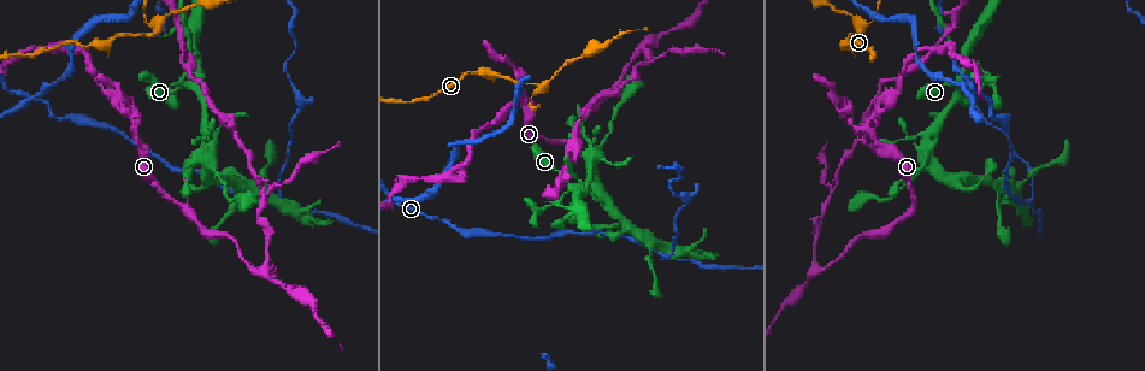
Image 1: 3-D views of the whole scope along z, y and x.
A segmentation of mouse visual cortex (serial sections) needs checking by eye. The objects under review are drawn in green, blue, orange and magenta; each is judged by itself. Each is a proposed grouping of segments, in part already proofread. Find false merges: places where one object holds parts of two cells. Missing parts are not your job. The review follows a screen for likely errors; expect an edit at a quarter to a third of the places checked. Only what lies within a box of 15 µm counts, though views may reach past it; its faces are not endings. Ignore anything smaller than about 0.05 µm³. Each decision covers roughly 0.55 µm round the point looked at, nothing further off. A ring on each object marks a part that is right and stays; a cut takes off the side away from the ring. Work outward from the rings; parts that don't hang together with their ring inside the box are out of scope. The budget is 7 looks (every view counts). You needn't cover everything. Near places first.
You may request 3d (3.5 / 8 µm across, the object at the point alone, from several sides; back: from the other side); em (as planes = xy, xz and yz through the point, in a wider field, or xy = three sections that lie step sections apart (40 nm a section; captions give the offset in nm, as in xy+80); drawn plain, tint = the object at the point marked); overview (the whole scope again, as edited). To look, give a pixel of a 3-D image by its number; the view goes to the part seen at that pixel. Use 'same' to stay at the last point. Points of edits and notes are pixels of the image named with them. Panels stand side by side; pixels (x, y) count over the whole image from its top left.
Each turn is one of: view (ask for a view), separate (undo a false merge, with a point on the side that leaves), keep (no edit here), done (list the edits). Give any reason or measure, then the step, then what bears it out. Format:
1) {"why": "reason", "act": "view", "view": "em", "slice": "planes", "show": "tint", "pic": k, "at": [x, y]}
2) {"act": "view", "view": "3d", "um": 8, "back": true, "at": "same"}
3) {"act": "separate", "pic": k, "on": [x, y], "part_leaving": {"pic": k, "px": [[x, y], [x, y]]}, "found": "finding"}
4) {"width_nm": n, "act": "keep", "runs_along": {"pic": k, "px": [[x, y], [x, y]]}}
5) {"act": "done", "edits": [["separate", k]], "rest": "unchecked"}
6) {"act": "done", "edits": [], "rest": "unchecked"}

{"why": "four arms meet", "act": "view", "view": "3d", "um": 8, "pic": 1, "at": [956, 88]}

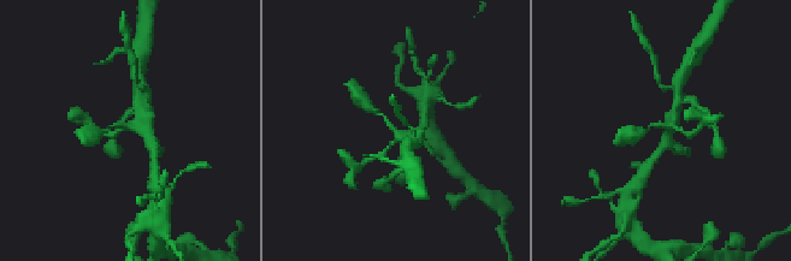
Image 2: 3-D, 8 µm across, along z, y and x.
{"act": "view", "view": "3d", "um": 3.5, "back": true, "pic": 2, "at": [397, 133]}

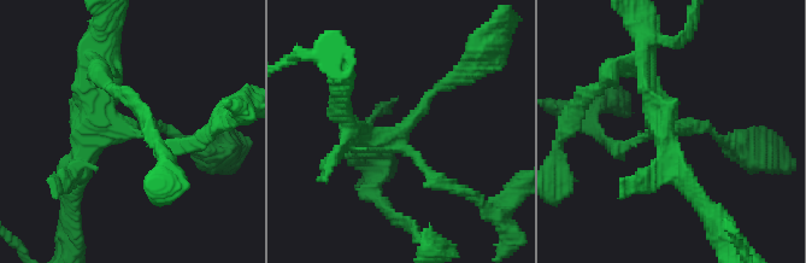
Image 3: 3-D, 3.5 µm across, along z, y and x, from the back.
{"act": "view", "view": "em", "slice": "xy", "step": 2, "show": "tint", "pic": 3, "at": [397, 132]}

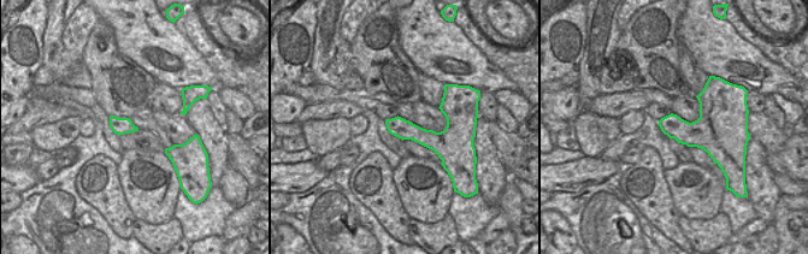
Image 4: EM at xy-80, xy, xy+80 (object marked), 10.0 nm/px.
{"act": "keep", "runs_along": {"pic": 3, "px": [[451, 79], [399, 134], [347, 121]]}, "found": "continuous, no second cell"}

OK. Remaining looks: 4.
{"why": "sharp bend", "act": "view", "view": "3d", "um": 8, "pic": 1, "at": [928, 136]}

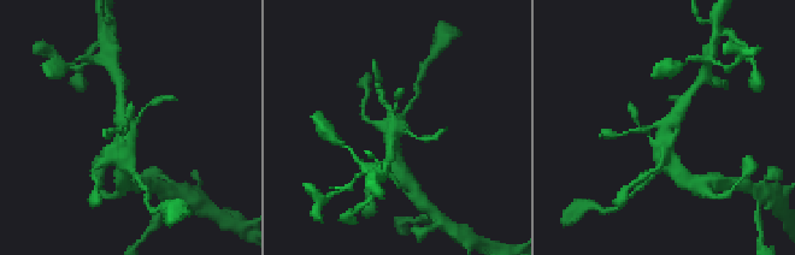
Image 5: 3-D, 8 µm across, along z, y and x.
{"why": "shape alone is not enough", "act": "view", "view": "em", "slice": "xy", "step": 3, "show": "tint", "pic": 5, "at": [395, 126]}

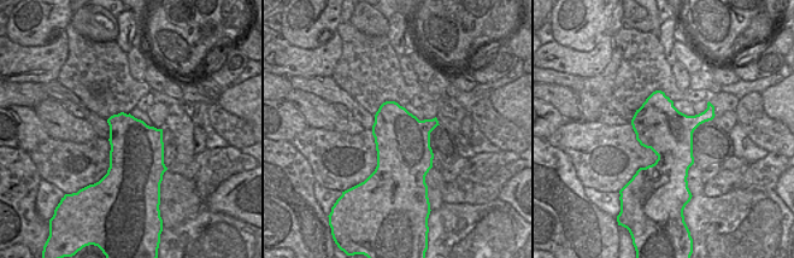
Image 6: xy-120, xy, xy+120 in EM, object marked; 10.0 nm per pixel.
{"act": "keep", "runs_along": {"pic": 5, "px": [[687, 99], [665, 126], [667, 160]]}, "found": "one cell here"}

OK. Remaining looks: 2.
{"why": "branch point", "act": "view", "view": "3d", "um": 8, "pic": 1, "at": [816, 268]}

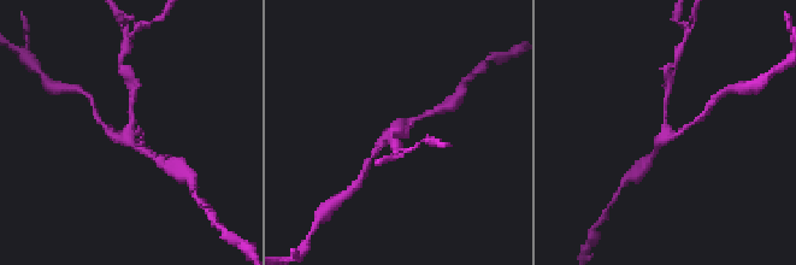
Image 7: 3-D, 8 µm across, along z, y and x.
{"act": "view", "view": "em", "slice": "xy", "step": 3, "show": "tint", "pic": 7, "at": [127, 134]}

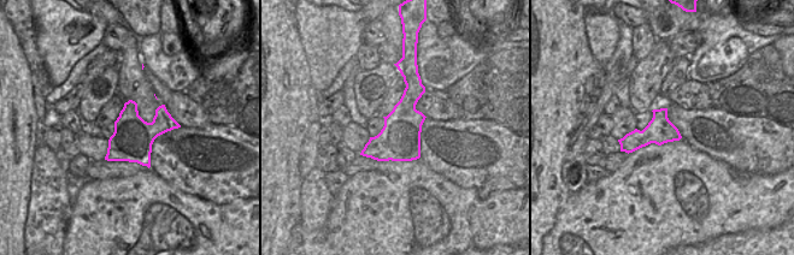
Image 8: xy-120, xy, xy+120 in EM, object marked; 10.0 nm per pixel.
{"act": "keep", "found": "all the same cell"}

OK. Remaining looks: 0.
{"act": "done", "edits": [], "rest": "unchecked"}

